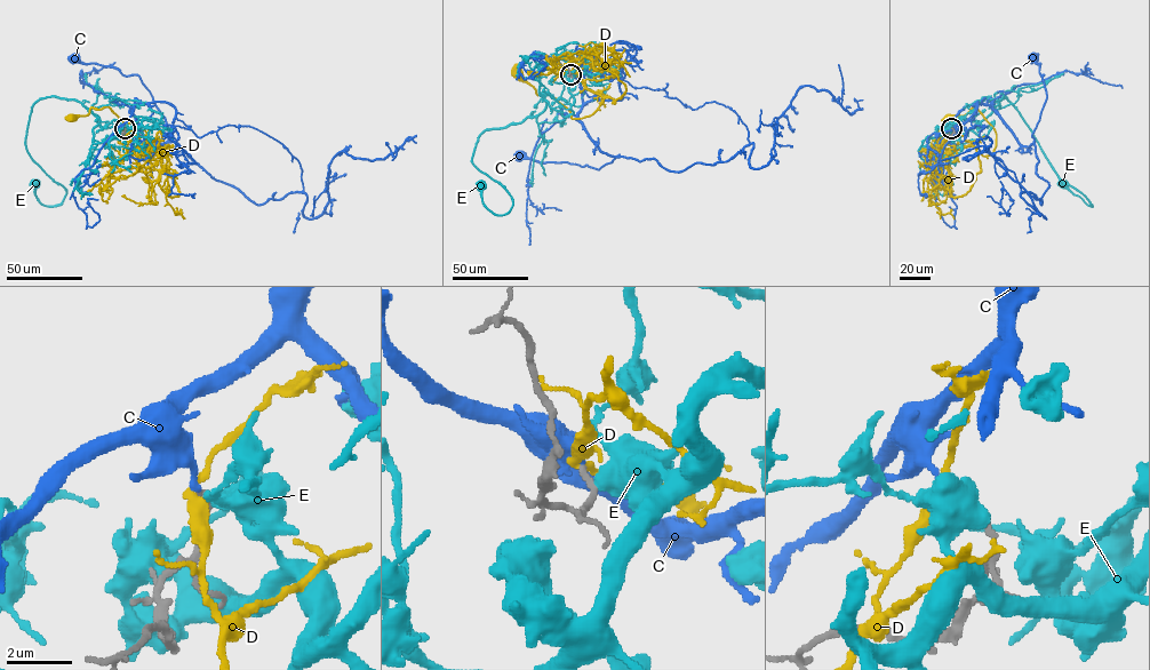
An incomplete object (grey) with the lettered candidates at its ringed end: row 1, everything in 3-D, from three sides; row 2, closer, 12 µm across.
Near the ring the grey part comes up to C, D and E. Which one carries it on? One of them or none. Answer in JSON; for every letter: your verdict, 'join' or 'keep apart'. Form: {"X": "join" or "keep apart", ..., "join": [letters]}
{"C": "join", "D": "keep apart", "E": "keep apart", "join": ["C"]}

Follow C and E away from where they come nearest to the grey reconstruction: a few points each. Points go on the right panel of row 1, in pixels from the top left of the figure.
C: (951, 128), (965, 106), (982, 103), (991, 108), (1023, 146), (1030, 145), (1046, 97), (1040, 63), (1032, 60)
E: (952, 128), (941, 127), (936, 140), (959, 138), (1005, 97), (1059, 178), (1092, 206), (1061, 183)

